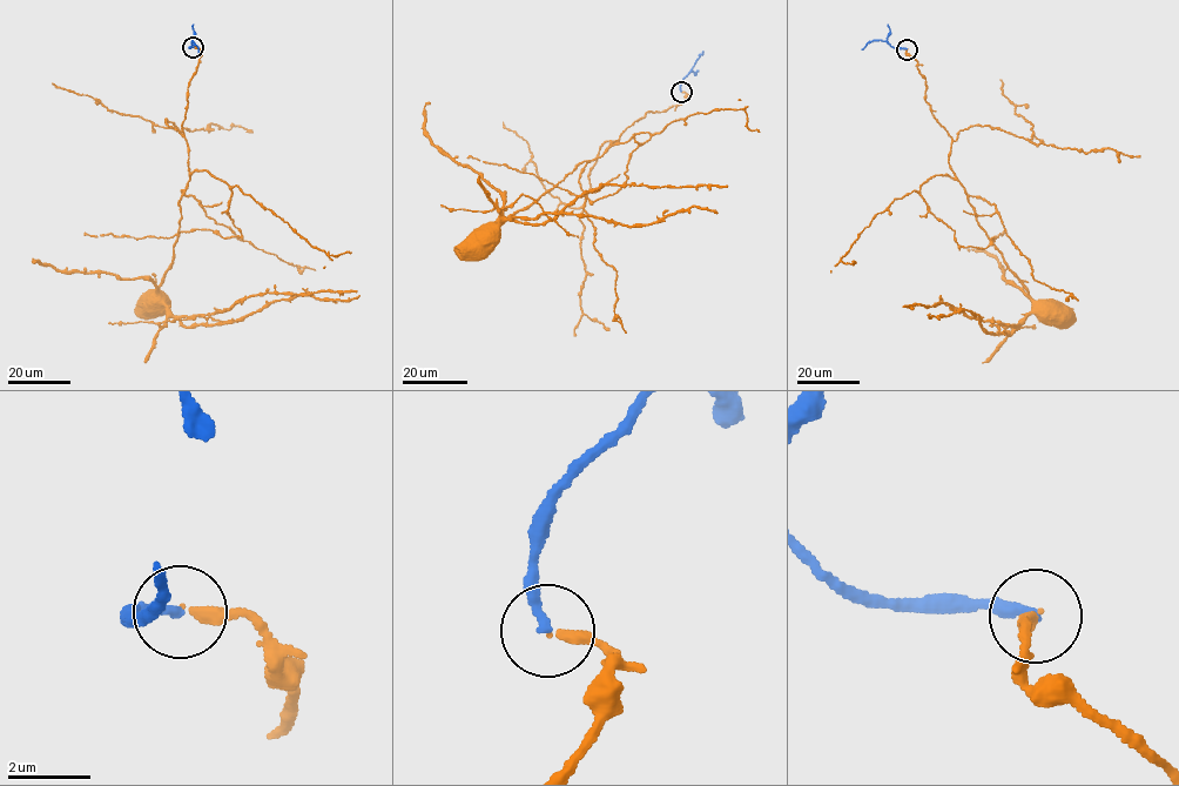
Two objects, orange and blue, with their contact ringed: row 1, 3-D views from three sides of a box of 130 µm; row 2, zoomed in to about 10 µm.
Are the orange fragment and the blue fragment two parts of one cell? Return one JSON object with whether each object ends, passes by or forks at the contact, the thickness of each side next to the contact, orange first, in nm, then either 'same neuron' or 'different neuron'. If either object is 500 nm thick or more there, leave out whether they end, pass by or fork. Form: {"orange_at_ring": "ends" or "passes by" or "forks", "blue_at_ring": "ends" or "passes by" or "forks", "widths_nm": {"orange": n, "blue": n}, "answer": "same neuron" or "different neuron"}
{"orange_at_ring": "ends", "blue_at_ring": "ends", "widths_nm": {"orange": 240, "blue": 220}, "answer": "same neuron"}

